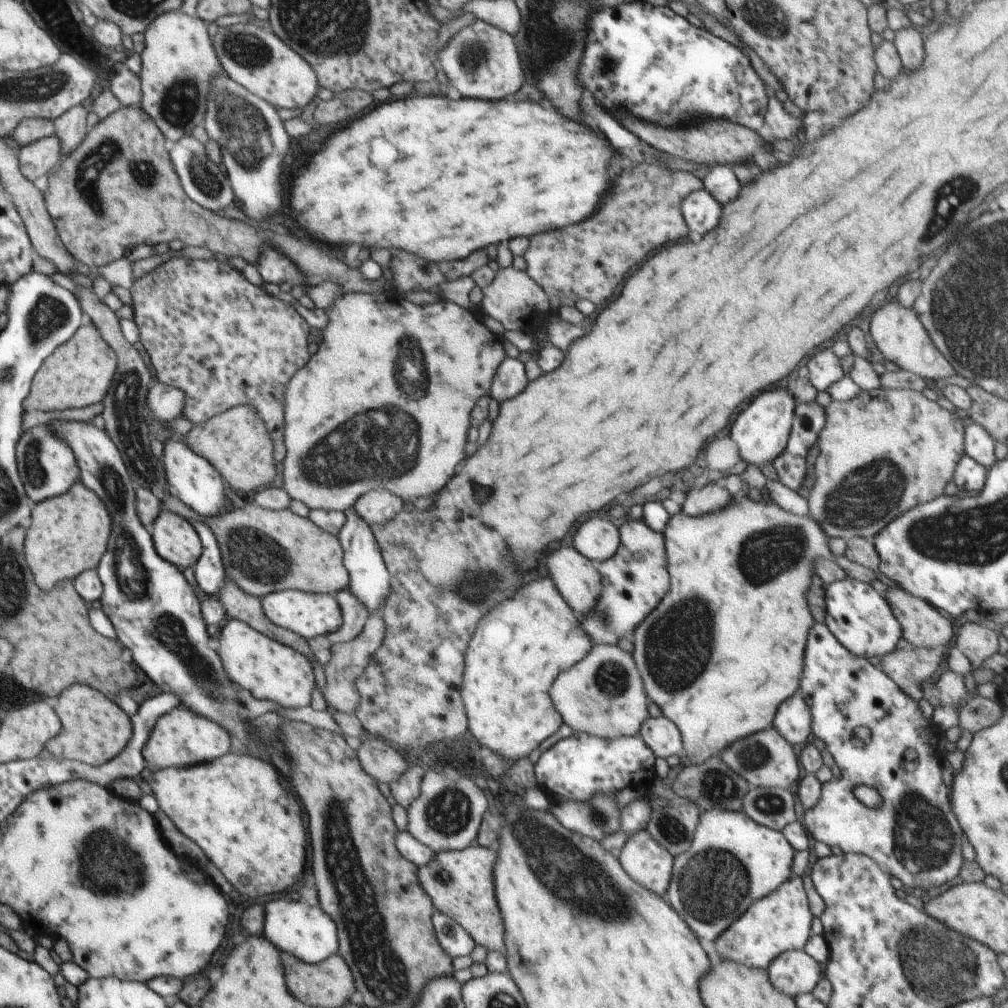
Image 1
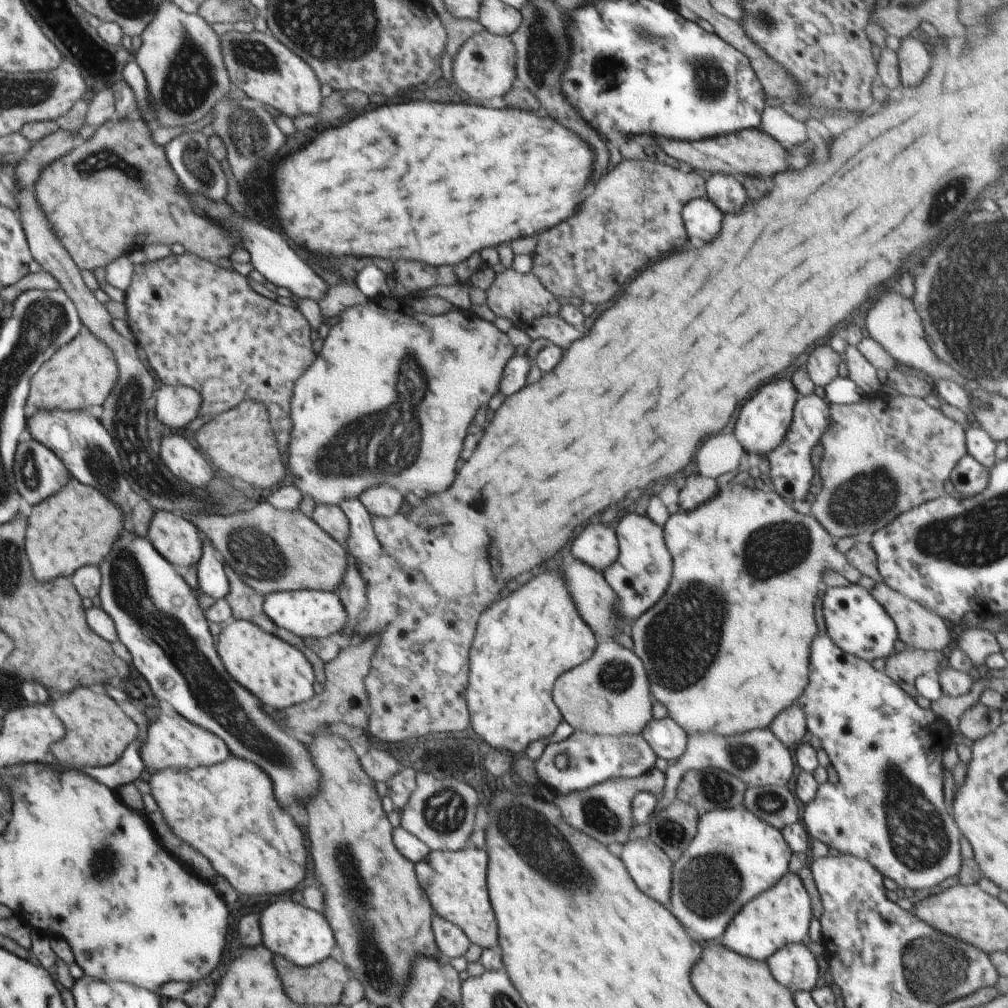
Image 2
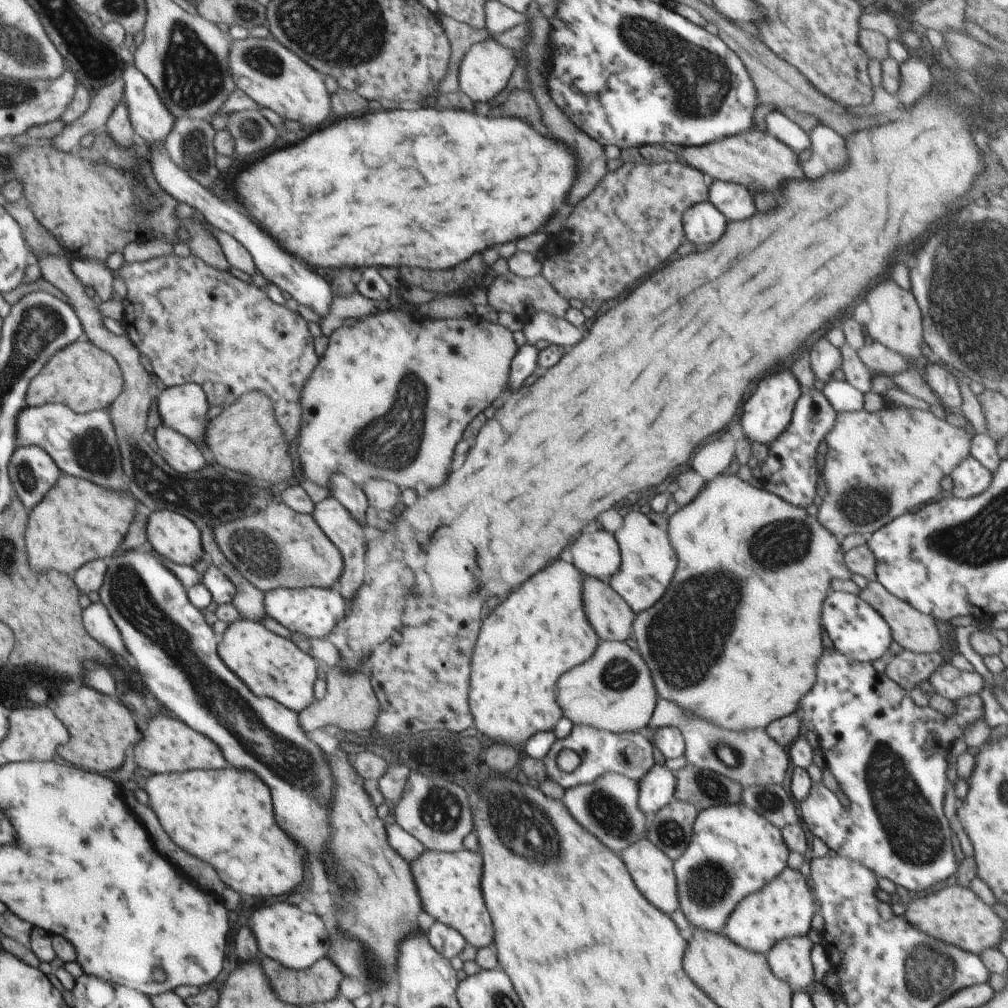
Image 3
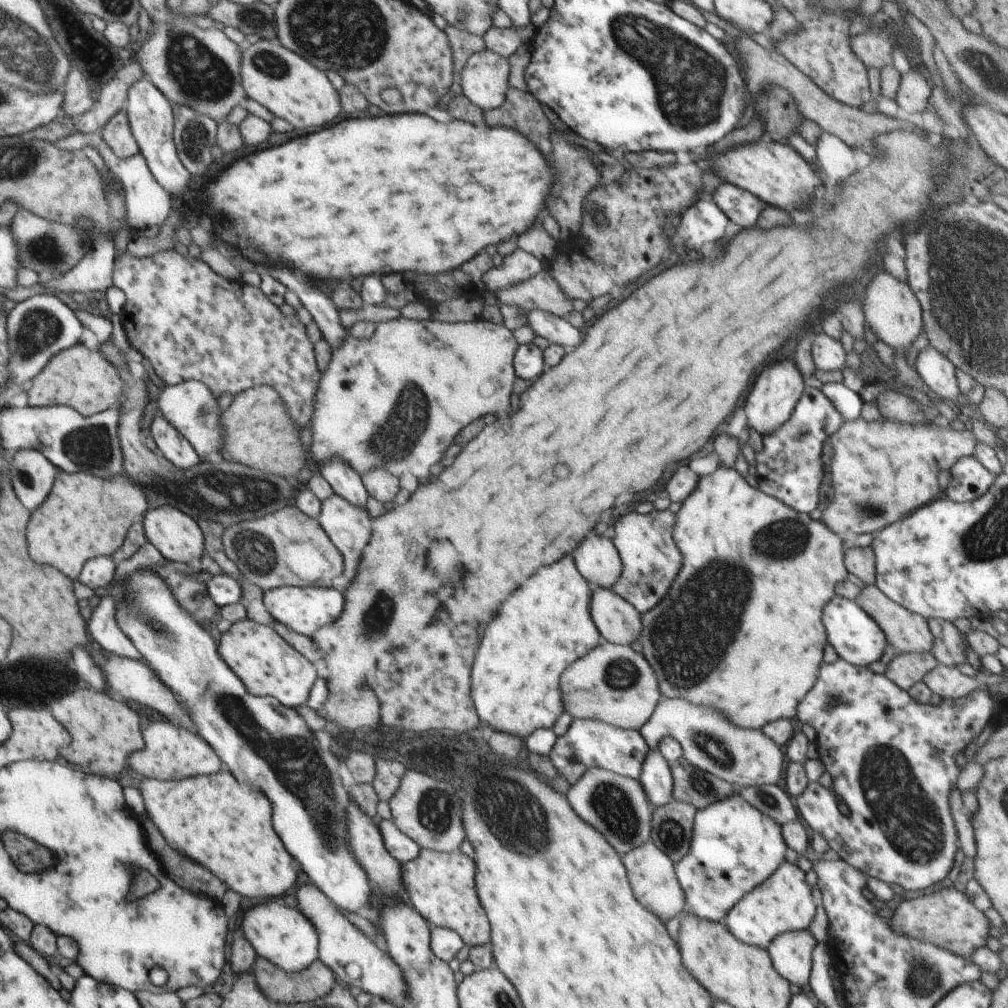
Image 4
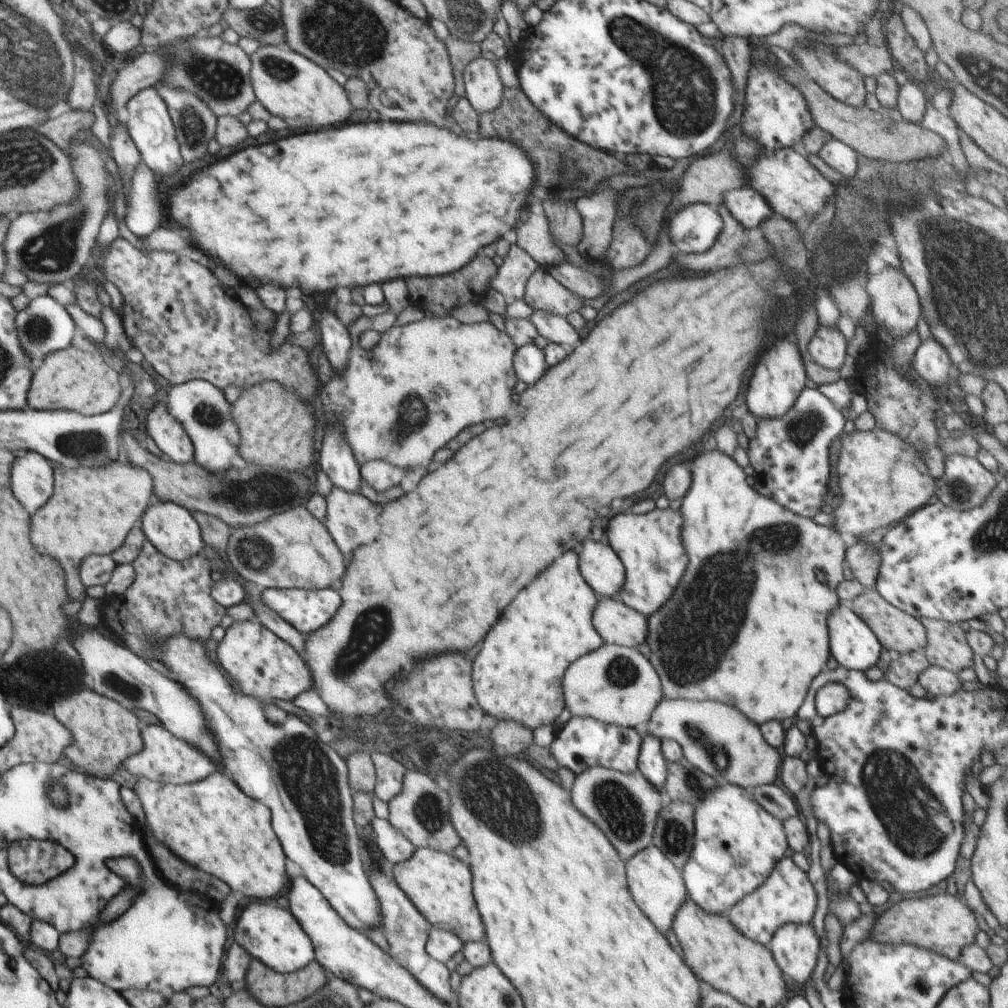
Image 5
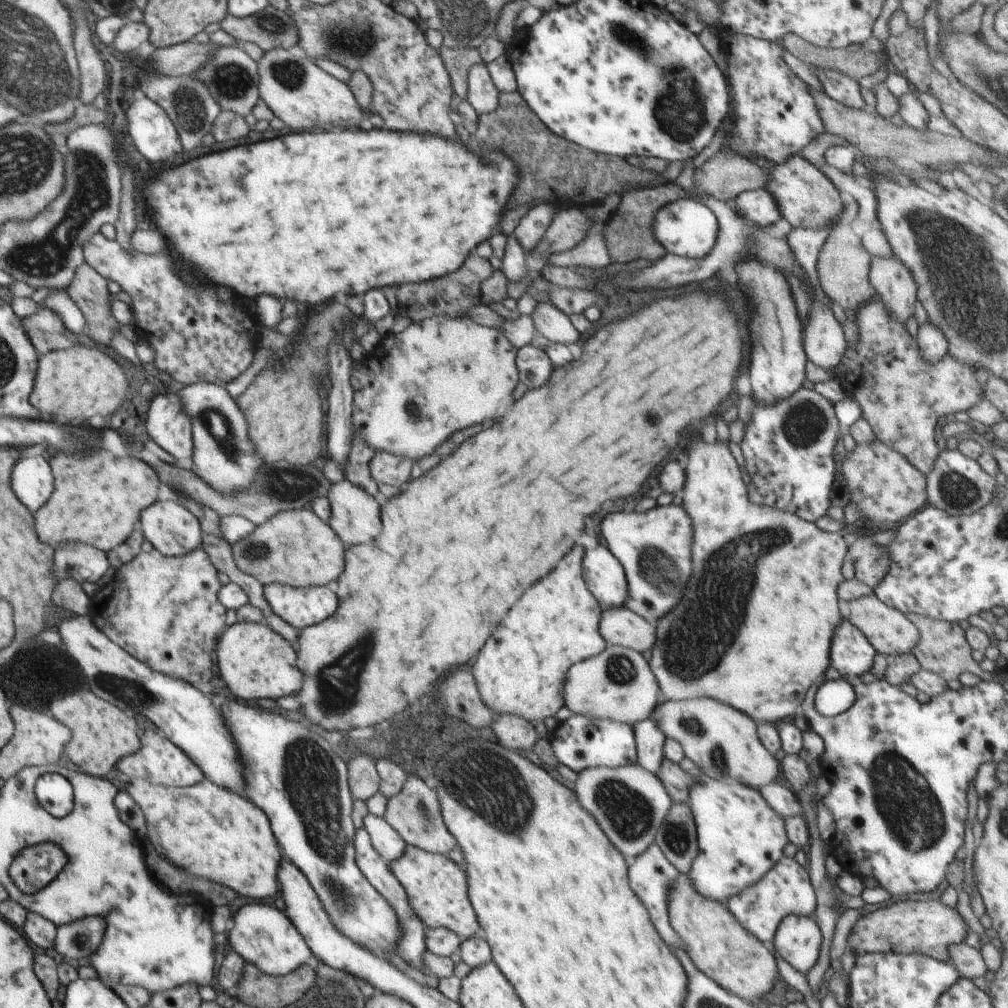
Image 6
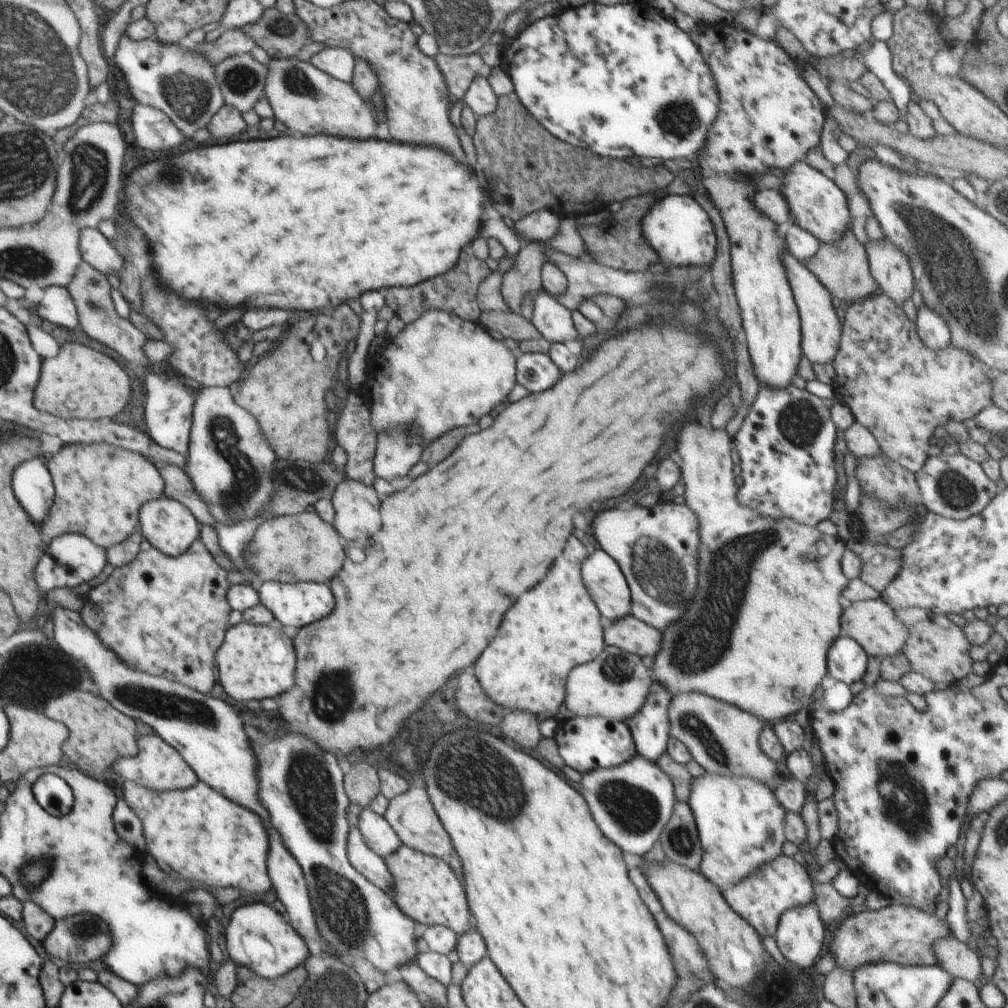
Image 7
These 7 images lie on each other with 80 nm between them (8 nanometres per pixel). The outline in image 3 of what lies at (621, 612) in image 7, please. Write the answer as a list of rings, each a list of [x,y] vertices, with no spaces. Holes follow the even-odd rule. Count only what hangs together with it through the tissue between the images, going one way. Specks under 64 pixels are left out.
[[[582,532],[572,546],[574,566],[586,577],[610,582],[621,565],[621,552],[613,534]]]

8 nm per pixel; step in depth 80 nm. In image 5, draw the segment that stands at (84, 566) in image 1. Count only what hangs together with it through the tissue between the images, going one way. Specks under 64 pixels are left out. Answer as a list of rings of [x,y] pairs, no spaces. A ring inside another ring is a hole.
[[[110,462],[110,464],[98,466],[98,468],[86,468],[86,466],[82,465],[75,469],[66,468],[63,467],[62,464],[55,463],[53,464],[53,487],[54,490],[52,496],[48,499],[48,502],[46,502],[46,504],[43,504],[42,508],[39,508],[33,515],[31,515],[30,538],[32,544],[34,545],[34,548],[39,553],[42,553],[43,555],[53,556],[61,564],[61,567],[64,569],[64,572],[66,574],[66,587],[70,602],[79,600],[79,602],[81,602],[82,604],[86,597],[86,587],[79,580],[79,564],[81,563],[81,560],[88,555],[110,555],[124,542],[124,540],[126,540],[126,536],[128,536],[128,533],[130,532],[130,530],[132,530],[132,527],[139,524],[144,511],[154,501],[155,492],[153,487],[153,480],[147,470],[137,467],[132,463],[122,464],[120,462]]]

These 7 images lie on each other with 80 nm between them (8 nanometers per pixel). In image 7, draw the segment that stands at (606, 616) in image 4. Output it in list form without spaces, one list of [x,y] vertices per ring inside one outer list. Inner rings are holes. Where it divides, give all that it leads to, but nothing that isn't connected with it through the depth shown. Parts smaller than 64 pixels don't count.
[[[628,614],[622,620],[605,622],[603,628],[605,645],[620,648],[635,656],[656,656],[660,650],[662,632]]]

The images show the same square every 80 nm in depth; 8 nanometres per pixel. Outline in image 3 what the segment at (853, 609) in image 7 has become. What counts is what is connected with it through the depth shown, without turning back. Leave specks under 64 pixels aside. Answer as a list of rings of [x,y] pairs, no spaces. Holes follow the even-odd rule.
[[[877,580],[869,581],[866,588],[859,592],[862,600],[865,600],[872,608],[875,608],[889,624],[891,635],[902,648],[911,650],[916,654],[936,653],[941,650],[943,640],[941,631],[938,630],[937,622],[933,616],[928,616],[906,601],[900,600],[882,586]]]

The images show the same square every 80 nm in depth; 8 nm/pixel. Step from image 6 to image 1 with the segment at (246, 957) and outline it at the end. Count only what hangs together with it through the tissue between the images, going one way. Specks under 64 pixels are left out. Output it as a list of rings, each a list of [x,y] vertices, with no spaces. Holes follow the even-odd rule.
[[[272,900],[266,904],[264,915],[264,936],[276,944],[282,952],[295,956],[298,960],[313,965],[338,953],[339,940],[337,924],[319,907],[304,901]]]

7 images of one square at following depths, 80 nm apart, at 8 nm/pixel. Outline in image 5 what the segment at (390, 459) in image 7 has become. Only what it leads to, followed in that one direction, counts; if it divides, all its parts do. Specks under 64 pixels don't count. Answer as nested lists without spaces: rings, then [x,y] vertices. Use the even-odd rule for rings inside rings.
[[[372,459],[362,464],[362,479],[370,484],[377,493],[384,492],[388,488],[392,488],[396,484],[402,482],[402,478],[406,476],[406,470],[402,470],[399,466],[394,466],[391,462],[384,459]]]

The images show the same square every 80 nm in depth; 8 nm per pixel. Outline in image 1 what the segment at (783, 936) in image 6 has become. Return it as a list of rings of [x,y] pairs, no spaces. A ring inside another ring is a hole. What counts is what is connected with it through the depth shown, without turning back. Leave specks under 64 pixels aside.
[[[804,949],[783,952],[768,966],[770,982],[792,998],[811,993],[822,978],[822,968]]]

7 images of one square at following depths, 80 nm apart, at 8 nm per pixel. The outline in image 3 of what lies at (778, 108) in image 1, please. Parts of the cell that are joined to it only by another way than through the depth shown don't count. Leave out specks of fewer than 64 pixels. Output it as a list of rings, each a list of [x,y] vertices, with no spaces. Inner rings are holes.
[[[780,110],[768,113],[765,122],[764,130],[789,146],[797,155],[811,148],[811,138]]]

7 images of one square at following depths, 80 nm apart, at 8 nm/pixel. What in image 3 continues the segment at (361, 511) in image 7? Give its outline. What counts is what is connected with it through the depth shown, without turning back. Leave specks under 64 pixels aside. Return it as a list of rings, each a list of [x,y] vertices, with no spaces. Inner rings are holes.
[[[329,496],[319,503],[315,504],[315,511],[312,516],[318,523],[318,526],[324,531],[324,534],[338,547],[341,552],[344,568],[340,582],[340,594],[344,600],[351,604],[356,591],[362,586],[365,569],[365,552],[367,550],[367,538],[365,527],[357,523],[356,518],[347,511],[347,508],[336,497]]]

